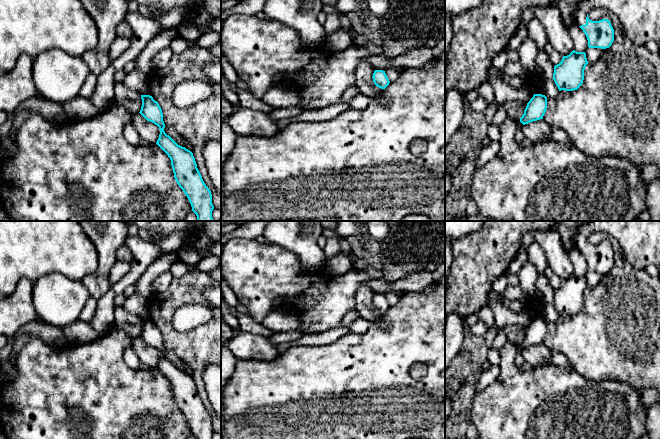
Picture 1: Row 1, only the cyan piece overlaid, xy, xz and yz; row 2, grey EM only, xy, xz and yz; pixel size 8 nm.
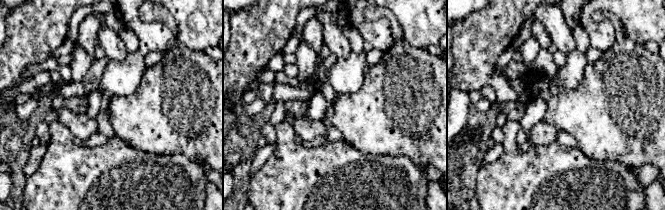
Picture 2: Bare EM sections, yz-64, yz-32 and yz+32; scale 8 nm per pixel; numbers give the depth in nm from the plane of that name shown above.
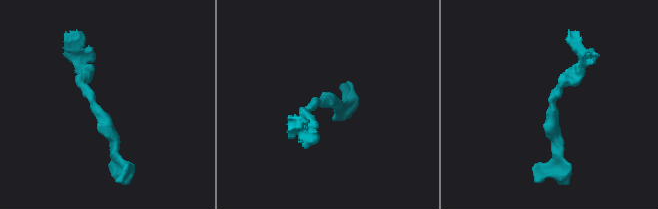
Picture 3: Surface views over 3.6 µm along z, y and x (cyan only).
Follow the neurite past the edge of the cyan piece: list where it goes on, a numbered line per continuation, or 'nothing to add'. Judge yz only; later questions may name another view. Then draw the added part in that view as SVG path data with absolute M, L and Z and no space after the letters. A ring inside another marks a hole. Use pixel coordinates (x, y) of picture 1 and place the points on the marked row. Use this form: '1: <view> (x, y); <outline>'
1: yz (640, 19); M583 0L576 7L575 24L585 25L587 14L592 8L605 8L613 12L633 44L645 46L651 41L660 44L660 0Z

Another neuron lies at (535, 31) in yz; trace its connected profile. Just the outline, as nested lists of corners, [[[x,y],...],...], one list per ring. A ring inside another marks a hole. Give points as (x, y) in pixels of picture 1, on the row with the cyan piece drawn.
[[[532,18],[526,25],[527,37],[532,39],[538,50],[544,49],[548,43],[546,32],[538,18]]]

